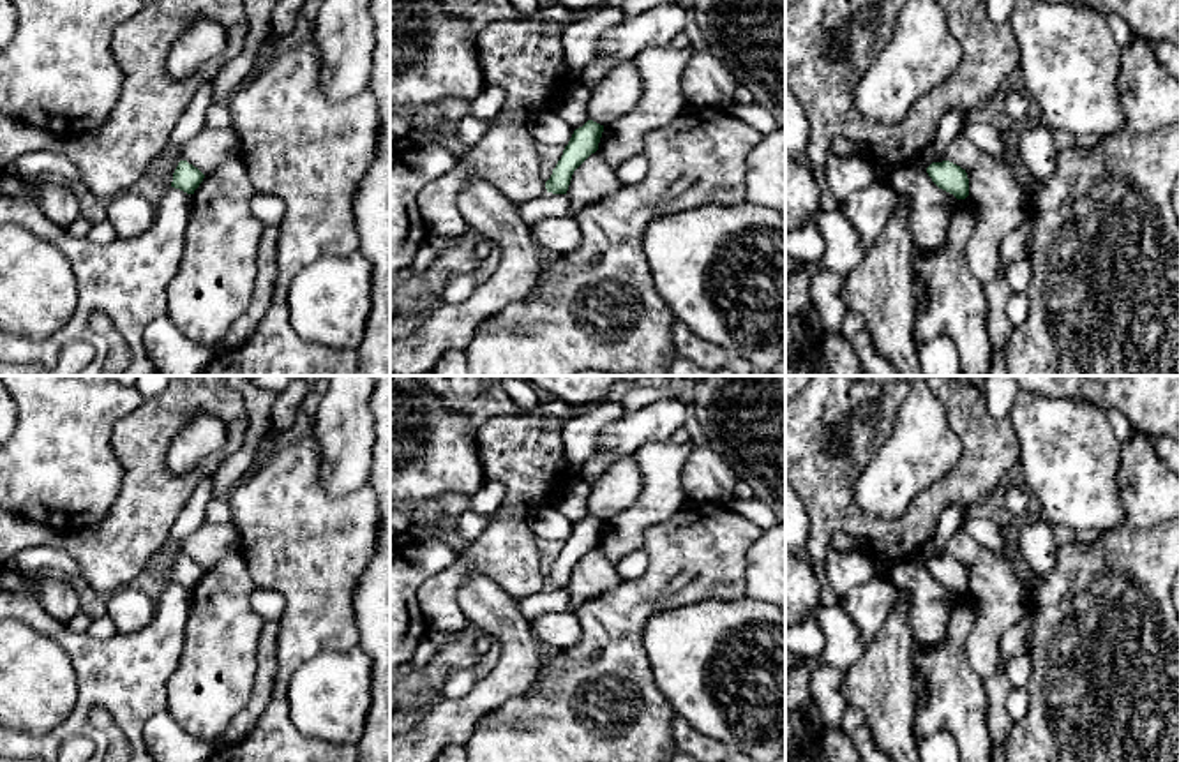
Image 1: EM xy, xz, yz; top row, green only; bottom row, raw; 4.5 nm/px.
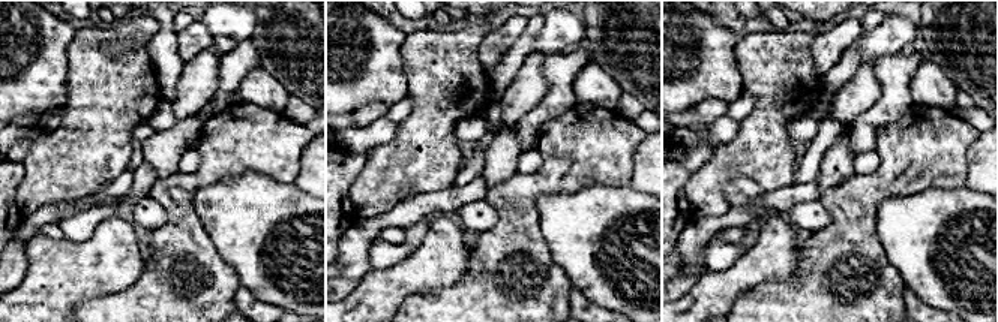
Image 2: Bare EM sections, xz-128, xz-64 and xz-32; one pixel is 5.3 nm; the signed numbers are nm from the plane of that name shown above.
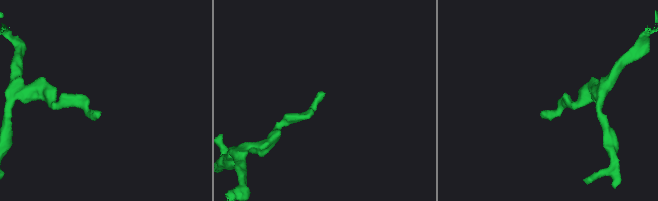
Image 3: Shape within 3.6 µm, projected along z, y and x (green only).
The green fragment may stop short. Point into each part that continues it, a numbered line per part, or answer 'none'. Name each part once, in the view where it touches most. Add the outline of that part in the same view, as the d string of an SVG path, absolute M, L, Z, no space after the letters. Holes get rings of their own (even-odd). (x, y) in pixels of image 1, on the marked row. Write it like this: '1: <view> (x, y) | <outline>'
none

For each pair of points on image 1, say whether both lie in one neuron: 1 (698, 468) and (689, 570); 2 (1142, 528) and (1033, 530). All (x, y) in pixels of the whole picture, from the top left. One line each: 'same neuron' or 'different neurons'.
1: different neurons
2: different neurons

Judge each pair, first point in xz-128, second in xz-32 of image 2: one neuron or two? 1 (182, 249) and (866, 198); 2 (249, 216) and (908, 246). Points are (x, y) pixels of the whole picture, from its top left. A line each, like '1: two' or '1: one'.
1: one
2: one

